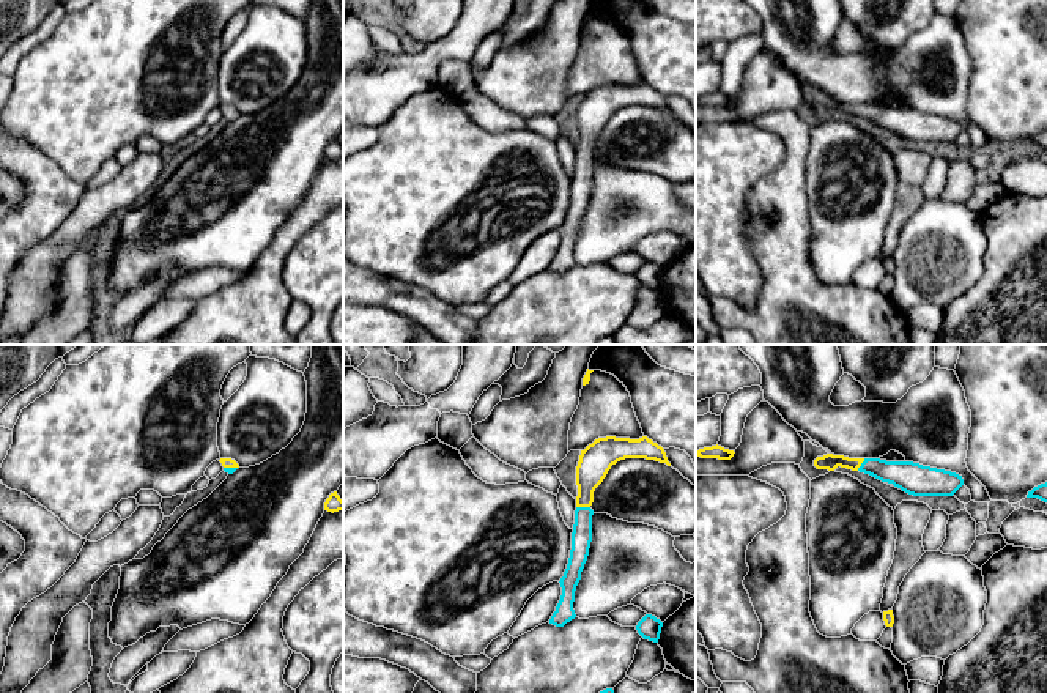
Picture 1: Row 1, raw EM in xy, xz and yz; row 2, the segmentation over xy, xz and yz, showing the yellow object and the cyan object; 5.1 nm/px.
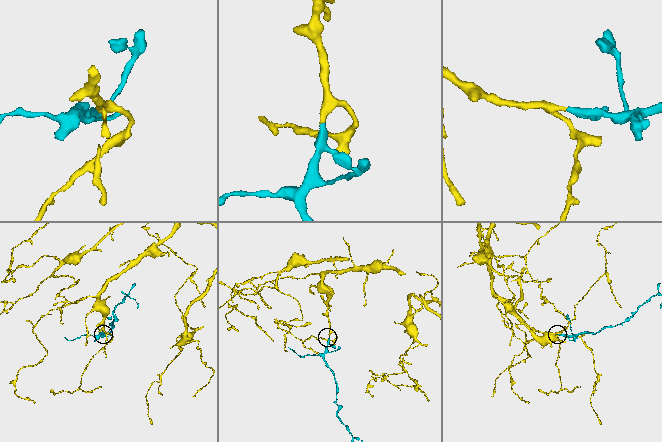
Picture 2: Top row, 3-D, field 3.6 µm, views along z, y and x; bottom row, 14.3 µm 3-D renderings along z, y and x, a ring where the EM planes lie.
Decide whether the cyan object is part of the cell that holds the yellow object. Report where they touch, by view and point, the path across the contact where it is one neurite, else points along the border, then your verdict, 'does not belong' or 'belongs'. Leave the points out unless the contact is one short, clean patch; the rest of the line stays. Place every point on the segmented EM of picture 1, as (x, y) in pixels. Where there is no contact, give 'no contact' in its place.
meets yellow in xz at (583, 506); runs through xz (595, 460), (586, 482), (583, 506), (581, 536); belongs

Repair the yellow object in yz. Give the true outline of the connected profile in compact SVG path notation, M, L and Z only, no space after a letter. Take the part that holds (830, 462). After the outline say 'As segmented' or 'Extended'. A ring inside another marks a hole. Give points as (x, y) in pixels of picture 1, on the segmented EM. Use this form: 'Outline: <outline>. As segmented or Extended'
Outline: M827 454L814 460L817 469L834 471L838 466L869 474L893 484L913 496L953 496L962 485L962 476L923 466L913 461L886 461L880 458L849 458Z. Extended

